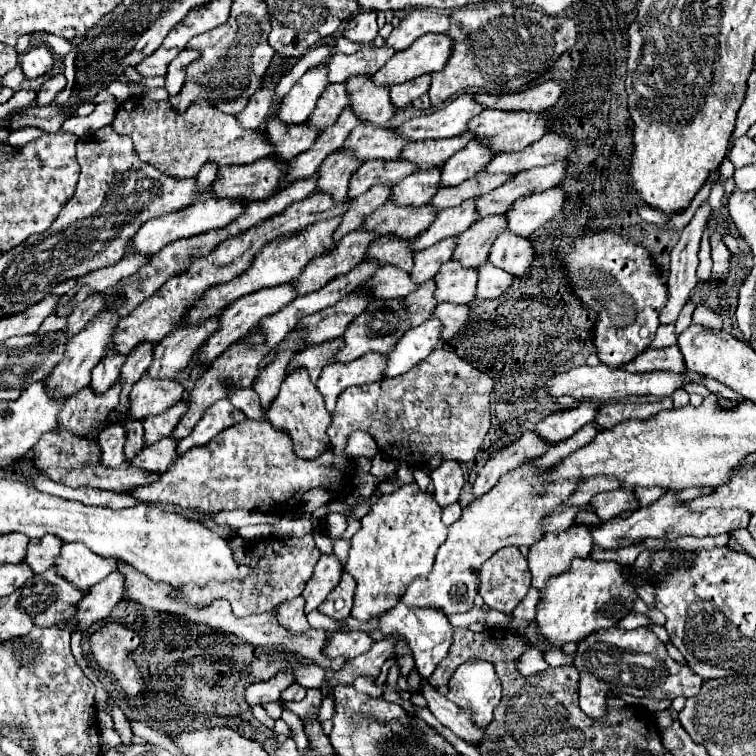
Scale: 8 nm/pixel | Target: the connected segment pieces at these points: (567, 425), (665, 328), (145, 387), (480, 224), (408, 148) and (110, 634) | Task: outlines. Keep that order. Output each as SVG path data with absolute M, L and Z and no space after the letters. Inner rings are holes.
M580 402L572 410L556 412L546 416L542 422L536 424L534 432L540 440L548 444L558 444L568 440L572 434L576 434L584 424L592 422L596 418L596 404L594 402Z
M662 324L656 332L656 338L651 343L653 348L666 348L666 346L674 346L676 344L676 332L674 332L674 324Z
M144 376L132 388L130 398L130 416L132 418L146 418L150 414L162 414L172 408L176 402L184 398L184 386L176 380L152 380Z
M504 214L476 220L468 230L456 236L452 260L460 262L464 268L480 268L486 262L488 250L496 236L506 230Z
M460 134L456 138L446 138L446 140L408 142L400 152L400 160L416 164L420 170L440 168L444 164L444 158L448 158L448 154L456 154L460 146L466 146L466 142L468 134Z
M116 622L106 624L90 638L90 646L94 660L100 664L100 668L116 676L126 694L134 696L142 690L142 676L138 674L138 666L130 656L138 646L136 632Z

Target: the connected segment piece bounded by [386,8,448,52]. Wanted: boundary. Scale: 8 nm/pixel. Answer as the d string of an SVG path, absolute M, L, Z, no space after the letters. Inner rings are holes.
M416 8L406 18L400 20L400 26L396 26L392 30L392 34L386 38L386 46L400 52L400 50L406 50L416 38L420 38L428 32L446 34L448 32L448 16L440 14L438 10Z

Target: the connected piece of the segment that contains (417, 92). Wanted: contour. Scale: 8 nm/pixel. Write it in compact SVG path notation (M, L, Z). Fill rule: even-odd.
M430 74L424 78L414 78L412 82L404 82L400 86L392 86L390 90L390 102L396 110L402 110L404 106L412 104L416 98L420 98L430 88Z

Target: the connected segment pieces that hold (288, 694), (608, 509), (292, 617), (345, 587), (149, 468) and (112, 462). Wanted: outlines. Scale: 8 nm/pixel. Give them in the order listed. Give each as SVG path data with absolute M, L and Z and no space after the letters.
M290 684L290 686L280 694L280 700L284 700L284 702L300 702L304 696L306 696L306 690L304 690L304 688L300 688L300 686L296 686L296 684Z
M620 488L620 490L612 490L612 492L602 492L598 494L594 500L592 500L592 506L596 508L596 514L600 520L610 520L610 518L616 518L620 512L624 510L638 510L638 500L636 500L636 494L634 490L626 490L626 488Z
M298 596L298 598L294 598L294 600L280 602L280 604L276 606L276 610L278 610L278 622L280 622L284 628L292 630L294 634L304 632L304 630L310 626L308 620L306 620L306 614L304 614L304 598L302 598L302 596Z
M344 572L340 584L332 590L332 594L326 598L326 602L318 608L318 612L326 614L338 622L346 620L350 616L350 610L352 610L355 588L354 578L348 572Z
M168 436L156 442L154 446L146 446L144 450L140 450L132 460L128 460L128 464L142 472L162 474L174 460L176 460L176 442Z
M118 422L108 424L98 434L98 448L100 448L100 464L108 468L118 468L124 464L124 428Z

